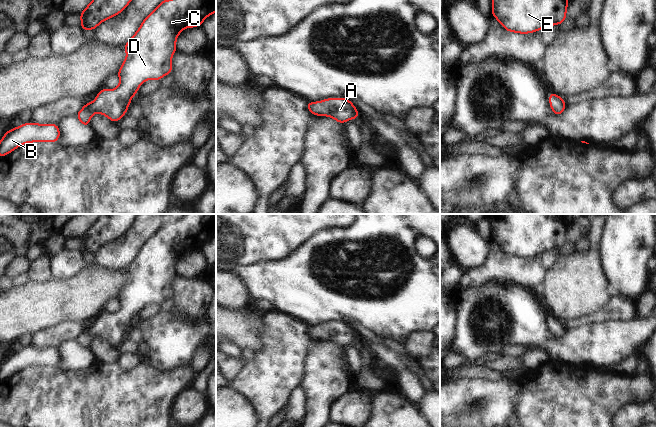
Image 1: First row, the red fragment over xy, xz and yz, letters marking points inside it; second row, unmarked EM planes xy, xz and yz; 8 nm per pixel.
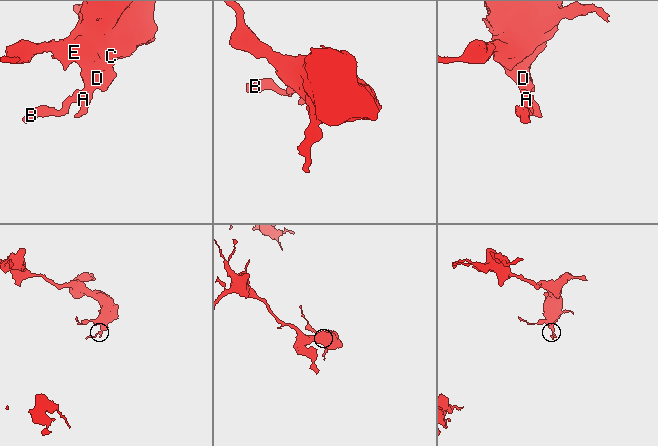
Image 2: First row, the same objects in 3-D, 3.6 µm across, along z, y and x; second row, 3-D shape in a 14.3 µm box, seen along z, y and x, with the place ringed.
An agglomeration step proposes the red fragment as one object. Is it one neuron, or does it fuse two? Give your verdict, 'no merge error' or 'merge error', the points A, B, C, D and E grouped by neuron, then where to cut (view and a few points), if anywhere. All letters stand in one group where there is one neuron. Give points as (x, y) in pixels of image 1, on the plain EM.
no merge error; A B C D E; no cut

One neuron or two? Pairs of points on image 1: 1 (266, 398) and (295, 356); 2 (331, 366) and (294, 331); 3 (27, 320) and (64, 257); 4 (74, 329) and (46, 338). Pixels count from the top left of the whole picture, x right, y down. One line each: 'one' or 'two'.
1: one
2: two
3: two
4: one

